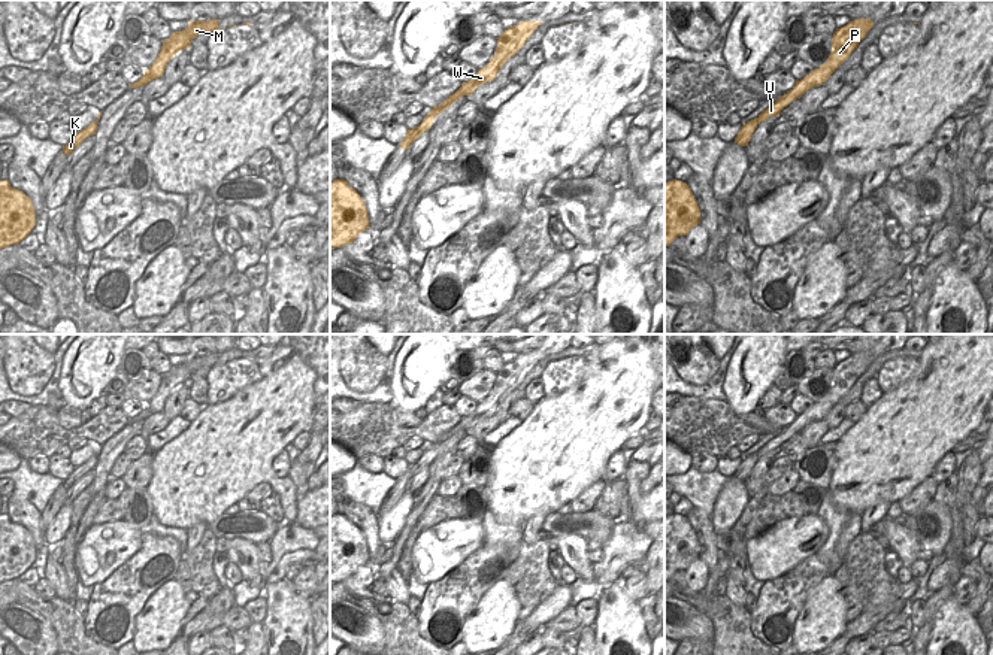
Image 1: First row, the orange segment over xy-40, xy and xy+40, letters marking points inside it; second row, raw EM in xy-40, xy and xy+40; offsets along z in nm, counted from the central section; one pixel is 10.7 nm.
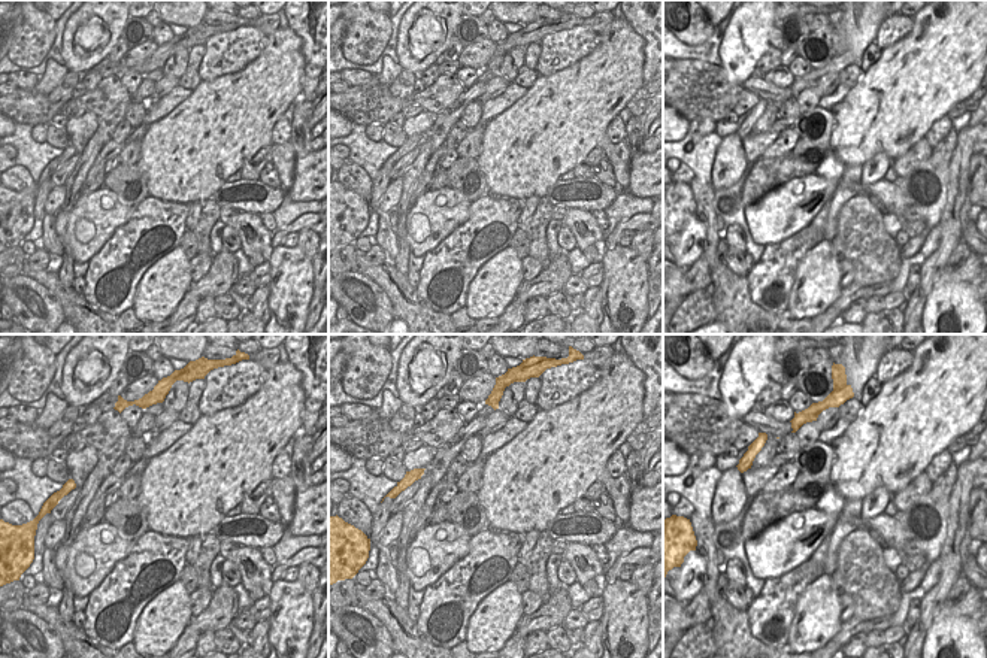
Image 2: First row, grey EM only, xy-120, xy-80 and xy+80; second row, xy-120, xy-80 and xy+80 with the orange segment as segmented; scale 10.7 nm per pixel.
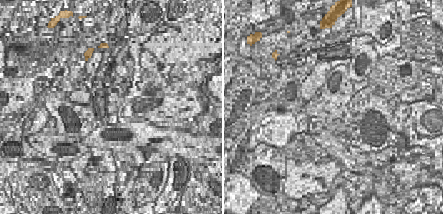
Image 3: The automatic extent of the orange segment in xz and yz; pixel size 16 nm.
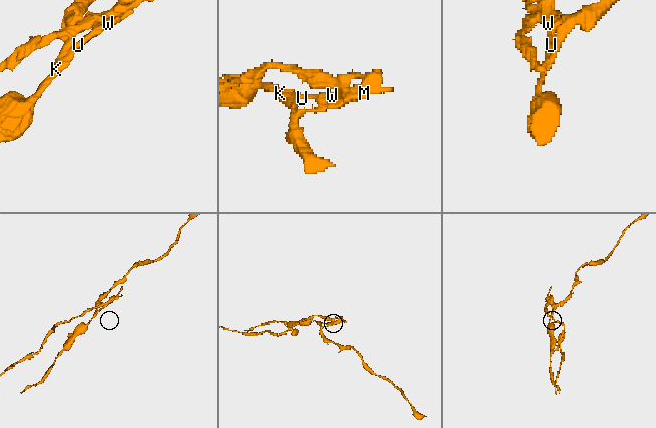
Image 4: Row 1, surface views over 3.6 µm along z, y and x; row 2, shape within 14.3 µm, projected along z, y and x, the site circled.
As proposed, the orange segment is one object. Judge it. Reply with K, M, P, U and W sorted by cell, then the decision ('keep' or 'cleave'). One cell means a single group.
groups K U / M P W; cleave

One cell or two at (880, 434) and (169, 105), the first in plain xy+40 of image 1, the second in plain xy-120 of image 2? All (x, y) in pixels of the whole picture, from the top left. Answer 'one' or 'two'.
two

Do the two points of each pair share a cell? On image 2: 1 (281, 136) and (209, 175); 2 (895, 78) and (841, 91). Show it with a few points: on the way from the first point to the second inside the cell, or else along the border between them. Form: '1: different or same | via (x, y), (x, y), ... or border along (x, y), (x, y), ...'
1: different | border along (282, 114), (272, 130), (272, 142), (275, 145)
2: different | border along (851, 88), (839, 103)

